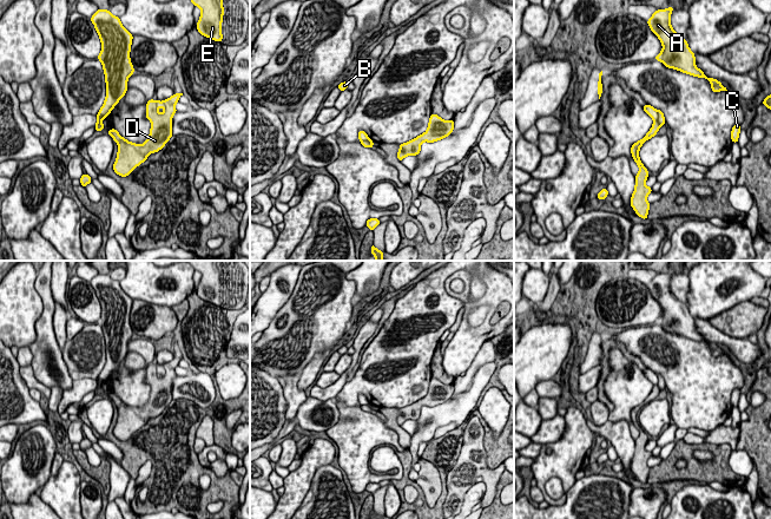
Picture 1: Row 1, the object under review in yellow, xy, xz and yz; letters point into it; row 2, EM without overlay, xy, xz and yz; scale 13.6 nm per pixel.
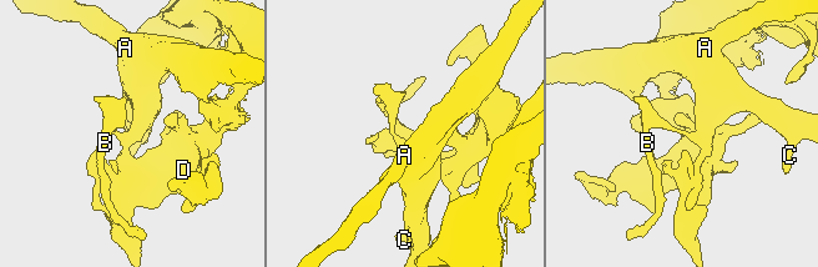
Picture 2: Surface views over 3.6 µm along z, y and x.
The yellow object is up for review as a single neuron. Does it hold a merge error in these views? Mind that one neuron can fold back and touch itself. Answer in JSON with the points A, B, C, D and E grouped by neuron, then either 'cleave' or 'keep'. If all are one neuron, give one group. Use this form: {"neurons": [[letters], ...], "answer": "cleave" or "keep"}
{"neurons": [["A", "C"], ["B", "D", "E"]], "answer": "cleave"}

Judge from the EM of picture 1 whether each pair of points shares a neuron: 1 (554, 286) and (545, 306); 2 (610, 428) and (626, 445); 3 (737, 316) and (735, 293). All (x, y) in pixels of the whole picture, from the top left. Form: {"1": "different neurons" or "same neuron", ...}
{"1": "same neuron", "2": "same neuron", "3": "different neurons"}

